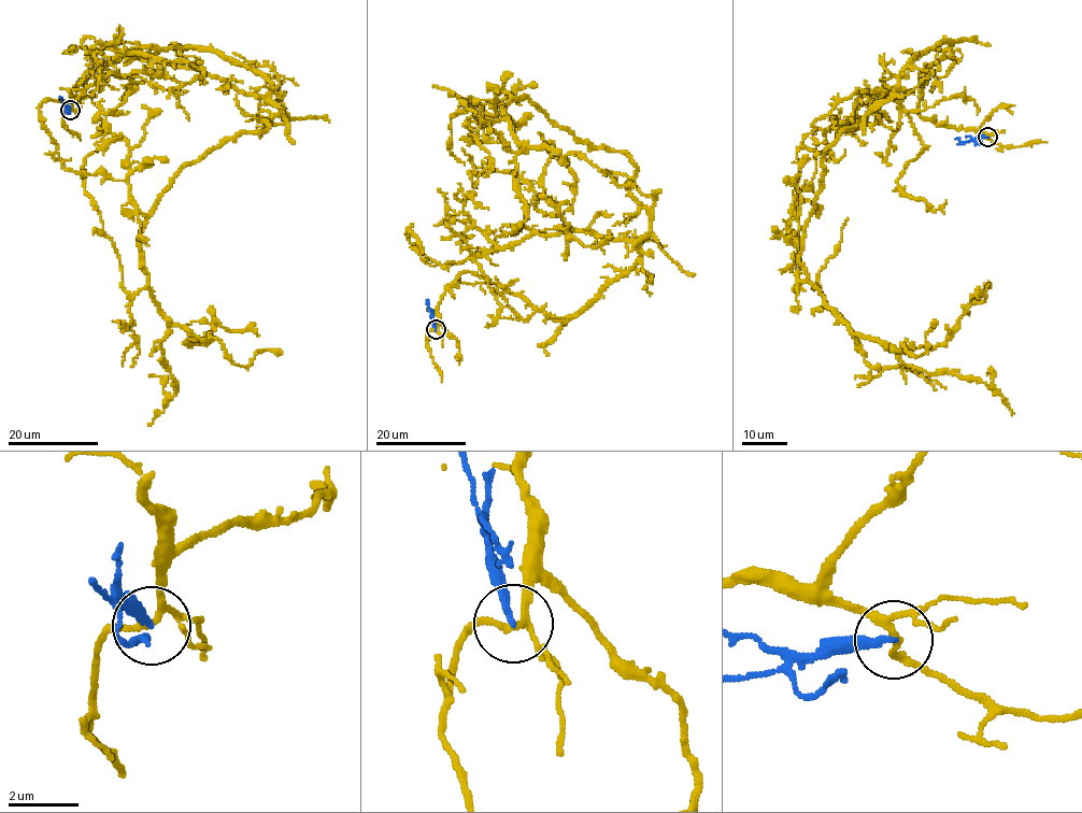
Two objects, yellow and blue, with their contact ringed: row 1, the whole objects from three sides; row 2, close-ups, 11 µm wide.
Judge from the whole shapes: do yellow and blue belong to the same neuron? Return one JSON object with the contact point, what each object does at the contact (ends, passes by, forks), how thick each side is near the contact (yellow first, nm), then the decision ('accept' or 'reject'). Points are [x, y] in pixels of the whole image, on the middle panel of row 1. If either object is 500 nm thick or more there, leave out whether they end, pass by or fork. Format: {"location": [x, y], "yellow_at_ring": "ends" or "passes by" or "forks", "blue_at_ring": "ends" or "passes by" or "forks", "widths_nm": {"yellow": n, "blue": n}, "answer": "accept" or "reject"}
{"location": [436, 329], "yellow_at_ring": "forks", "blue_at_ring": "ends", "widths_nm": {"yellow": 160, "blue": 200}, "answer": "reject"}

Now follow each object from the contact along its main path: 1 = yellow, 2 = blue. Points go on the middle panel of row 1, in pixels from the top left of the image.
1: (436, 330), (467, 271), (569, 319), (650, 228), (622, 151), (502, 104), (551, 152), (569, 236), (609, 229)
2: (436, 330), (427, 300)

